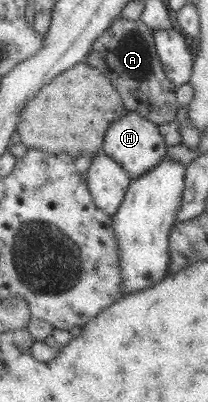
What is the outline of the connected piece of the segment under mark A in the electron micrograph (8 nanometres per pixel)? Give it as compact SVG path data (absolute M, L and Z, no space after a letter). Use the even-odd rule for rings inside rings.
M122 16L96 40L86 63L108 76L119 90L120 97L124 100L124 107L128 111L140 112L142 116L160 126L175 122L180 106L176 84L170 80L164 70L153 32L154 29L142 19L130 20Z

